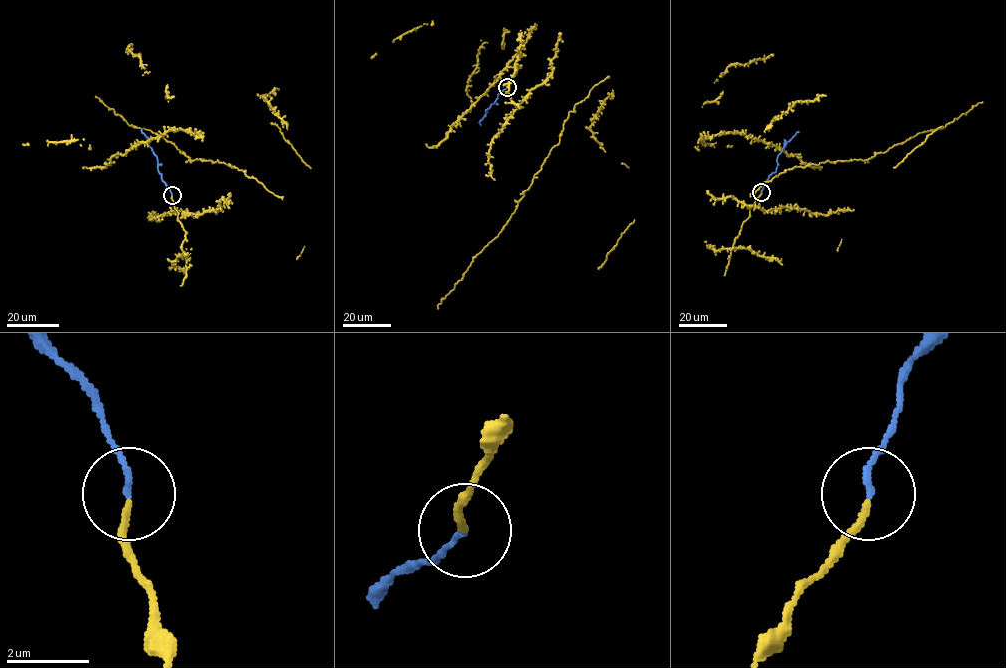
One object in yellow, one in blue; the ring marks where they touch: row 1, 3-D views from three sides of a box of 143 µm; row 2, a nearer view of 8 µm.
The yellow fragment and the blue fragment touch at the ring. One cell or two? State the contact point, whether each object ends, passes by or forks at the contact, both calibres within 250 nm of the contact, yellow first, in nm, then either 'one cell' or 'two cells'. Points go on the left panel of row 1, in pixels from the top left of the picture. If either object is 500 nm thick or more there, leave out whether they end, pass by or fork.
at (172, 195); yellow ends there; blue ends there; 160 nm thick on the yellow side, 140 nm on the other; one cell

